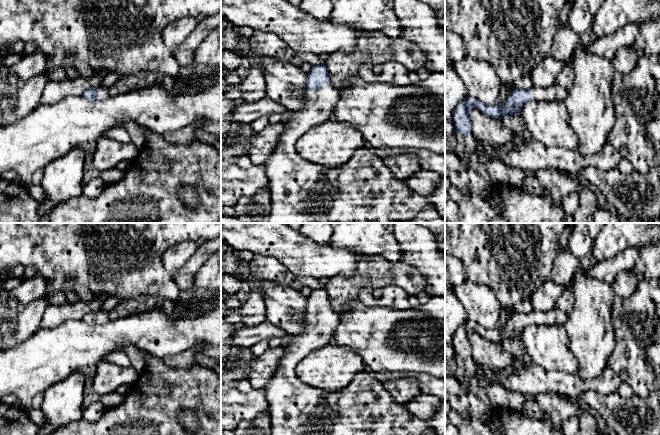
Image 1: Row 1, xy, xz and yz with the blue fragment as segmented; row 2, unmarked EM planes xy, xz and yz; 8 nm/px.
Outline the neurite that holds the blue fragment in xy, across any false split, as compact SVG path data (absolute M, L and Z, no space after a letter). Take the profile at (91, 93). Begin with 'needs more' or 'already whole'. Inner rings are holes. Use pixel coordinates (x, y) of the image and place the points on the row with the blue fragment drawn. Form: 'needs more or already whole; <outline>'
needs more; M88 88L83 92L82 96L87 100L103 100L109 97L108 88Z

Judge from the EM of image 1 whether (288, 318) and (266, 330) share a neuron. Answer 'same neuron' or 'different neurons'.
different neurons

